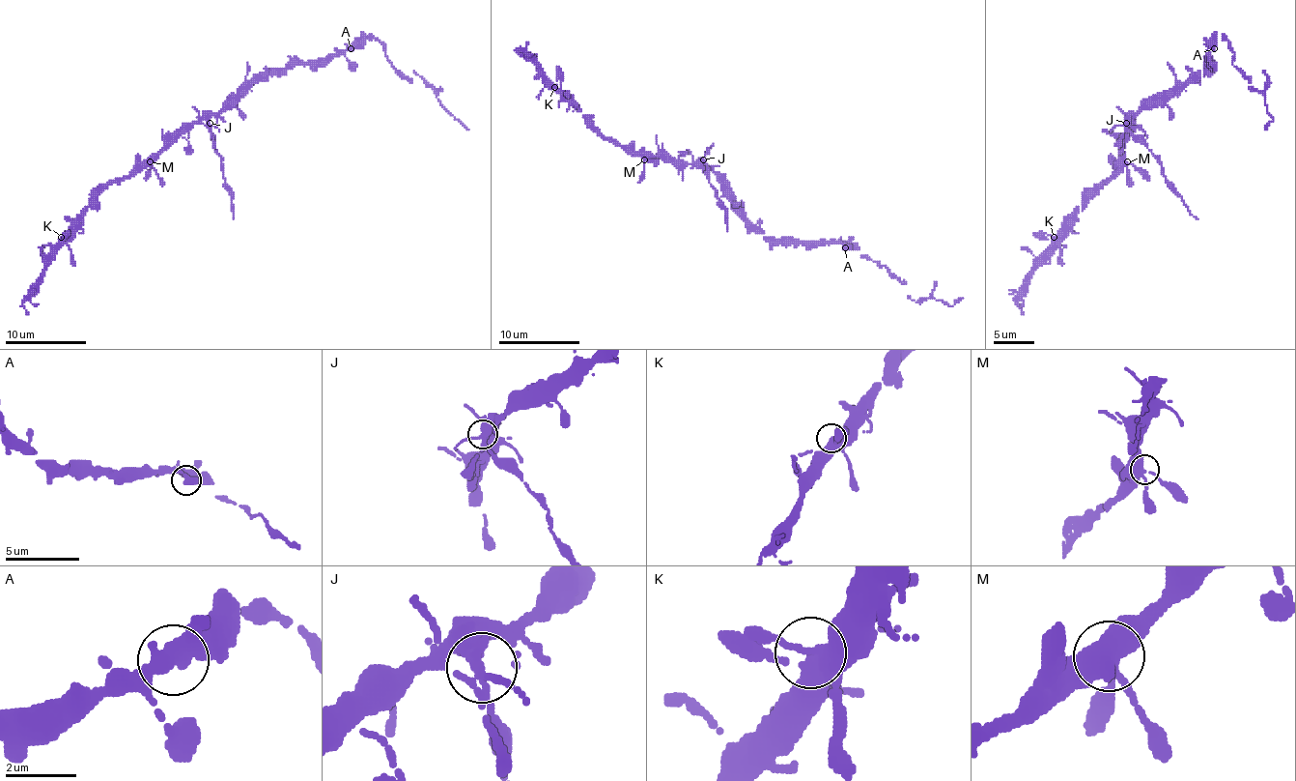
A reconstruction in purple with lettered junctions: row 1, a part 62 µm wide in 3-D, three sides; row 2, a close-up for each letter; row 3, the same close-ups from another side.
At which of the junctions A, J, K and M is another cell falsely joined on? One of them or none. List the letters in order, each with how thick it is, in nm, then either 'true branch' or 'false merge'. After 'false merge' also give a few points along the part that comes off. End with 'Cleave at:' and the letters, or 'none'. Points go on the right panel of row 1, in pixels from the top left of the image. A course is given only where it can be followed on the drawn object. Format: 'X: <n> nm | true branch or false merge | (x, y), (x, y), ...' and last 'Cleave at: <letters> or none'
A: 360 nm | true branch
J: 320 nm | false merge | (1127, 123), (1162, 166), (1162, 174), (1171, 188), (1197, 218)
K: 340 nm | true branch
M: 340 nm | true branch
Cleave at: J

